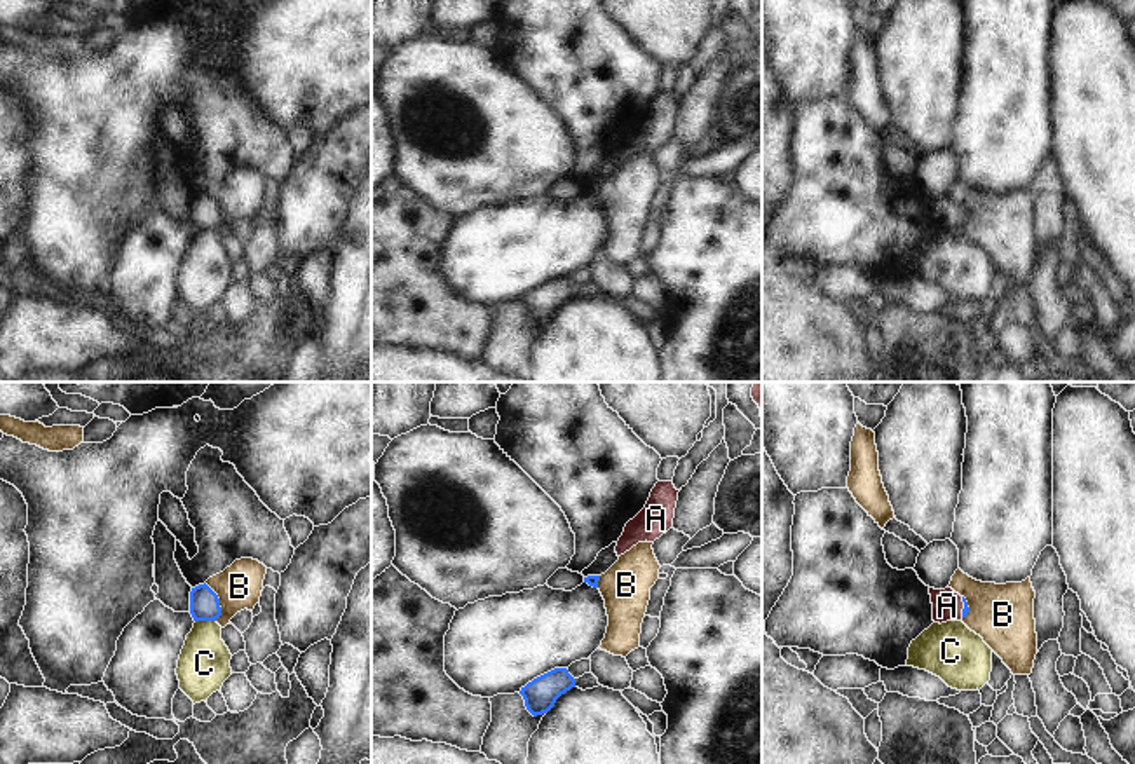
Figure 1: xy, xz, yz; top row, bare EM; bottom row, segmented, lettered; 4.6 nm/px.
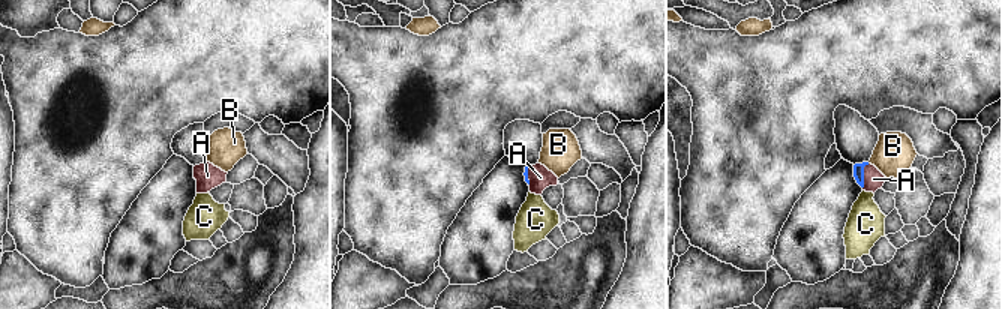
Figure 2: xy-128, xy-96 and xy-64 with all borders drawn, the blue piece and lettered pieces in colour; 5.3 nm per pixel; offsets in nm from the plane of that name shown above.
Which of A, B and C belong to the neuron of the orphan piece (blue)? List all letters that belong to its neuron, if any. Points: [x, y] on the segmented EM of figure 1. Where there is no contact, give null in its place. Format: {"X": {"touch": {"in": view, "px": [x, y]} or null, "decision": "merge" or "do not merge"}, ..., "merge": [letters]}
{"A": {"touch": {"in": "yz", "px": [965, 607]}, "decision": "merge"}, "B": {"touch": {"in": "xy", "px": [218, 602]}, "decision": "do not merge"}, "C": {"touch": {"in": "xy", "px": [206, 620]}, "decision": "do not merge"}, "merge": ["A"]}

